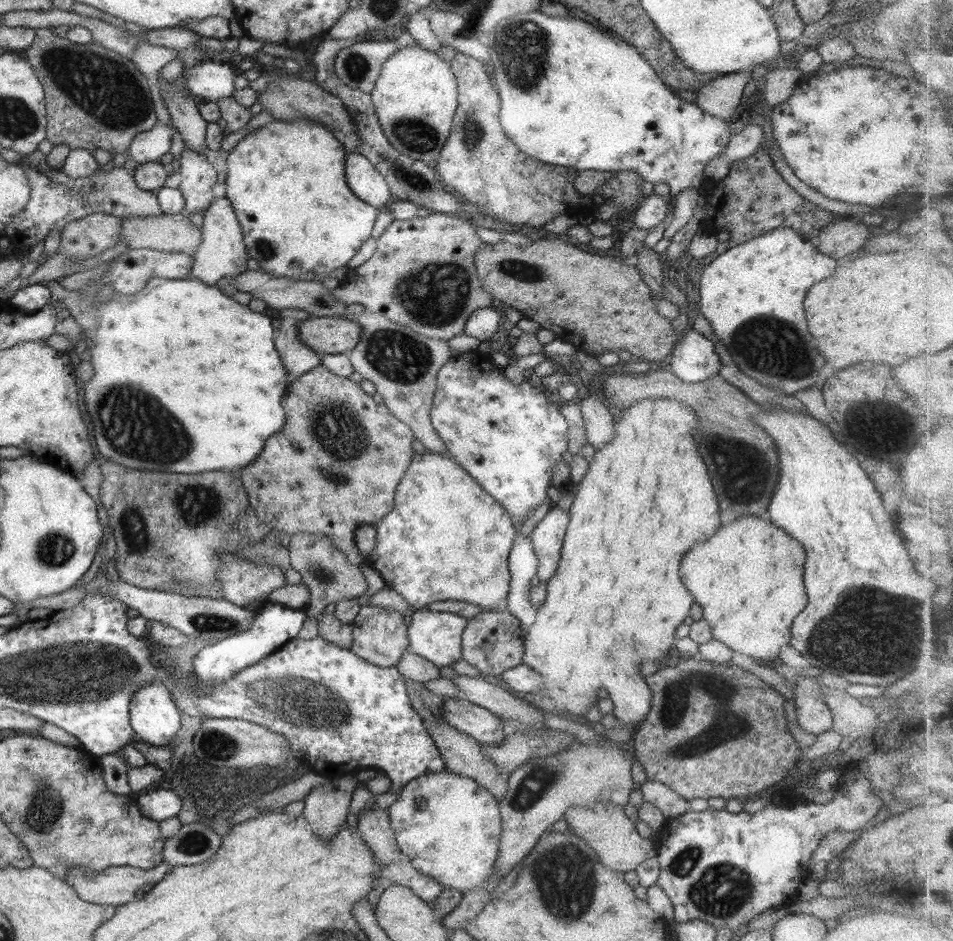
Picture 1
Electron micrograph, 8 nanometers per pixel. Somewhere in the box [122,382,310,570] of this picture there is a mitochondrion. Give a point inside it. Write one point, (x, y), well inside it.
(196, 505)

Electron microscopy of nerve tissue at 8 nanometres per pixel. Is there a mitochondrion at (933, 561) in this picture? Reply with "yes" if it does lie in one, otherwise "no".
no

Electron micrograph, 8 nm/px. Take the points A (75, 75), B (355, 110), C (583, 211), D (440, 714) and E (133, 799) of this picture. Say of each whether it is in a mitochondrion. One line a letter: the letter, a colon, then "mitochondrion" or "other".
A: mitochondrion
B: mitochondrion
C: other
D: other
E: other

